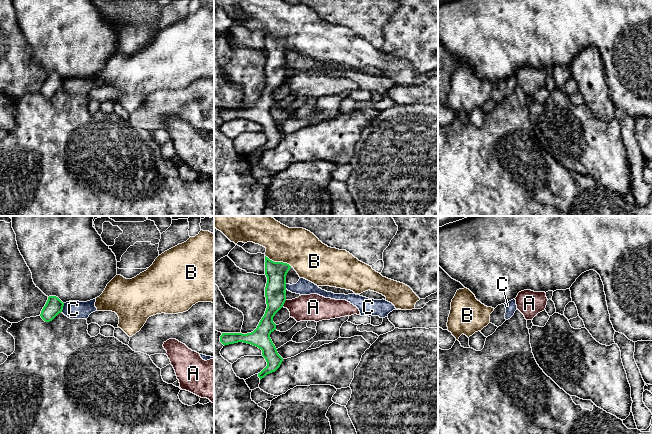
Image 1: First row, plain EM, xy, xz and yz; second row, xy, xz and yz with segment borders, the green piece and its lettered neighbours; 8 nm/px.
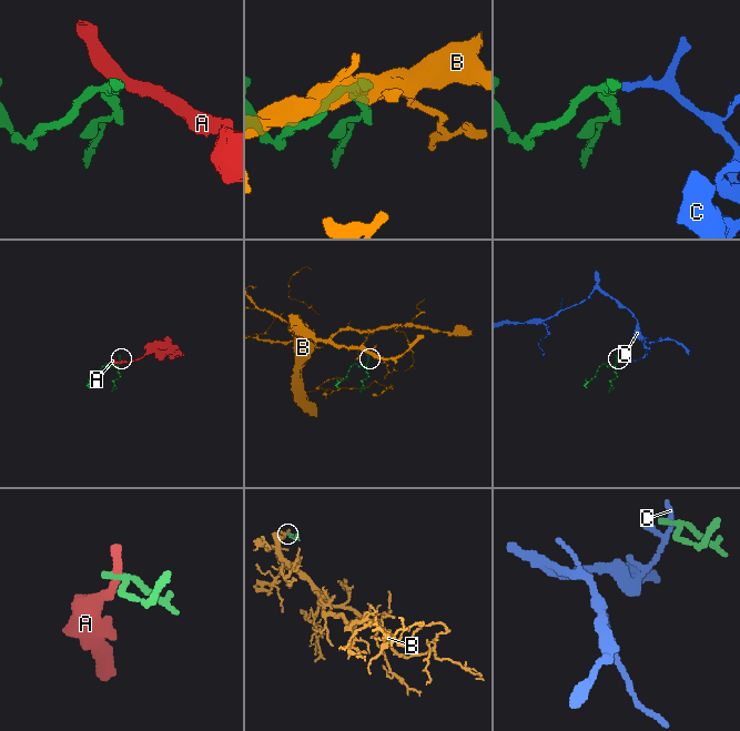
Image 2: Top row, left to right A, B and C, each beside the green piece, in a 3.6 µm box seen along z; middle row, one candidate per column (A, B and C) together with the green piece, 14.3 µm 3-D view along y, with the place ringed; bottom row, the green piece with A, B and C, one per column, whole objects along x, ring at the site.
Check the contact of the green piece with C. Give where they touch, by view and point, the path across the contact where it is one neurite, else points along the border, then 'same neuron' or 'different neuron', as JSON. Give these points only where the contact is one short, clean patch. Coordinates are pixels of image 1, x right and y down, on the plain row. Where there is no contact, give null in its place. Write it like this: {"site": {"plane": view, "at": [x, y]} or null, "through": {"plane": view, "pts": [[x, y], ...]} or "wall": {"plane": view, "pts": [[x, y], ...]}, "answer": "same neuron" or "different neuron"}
{"site": {"plane": "xy", "at": [62, 83]}, "wall": {"plane": "xy", "pts": [[64, 79], [61, 87]]}, "answer": "different neuron"}

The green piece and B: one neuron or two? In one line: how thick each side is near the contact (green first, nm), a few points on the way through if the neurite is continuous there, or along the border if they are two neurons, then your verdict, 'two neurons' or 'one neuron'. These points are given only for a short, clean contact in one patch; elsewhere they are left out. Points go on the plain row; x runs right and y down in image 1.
170 nm thick on the green side, 320 nm on the other; runs through xz (276, 48), (278, 38), (291, 25), (301, 25); one neuron

